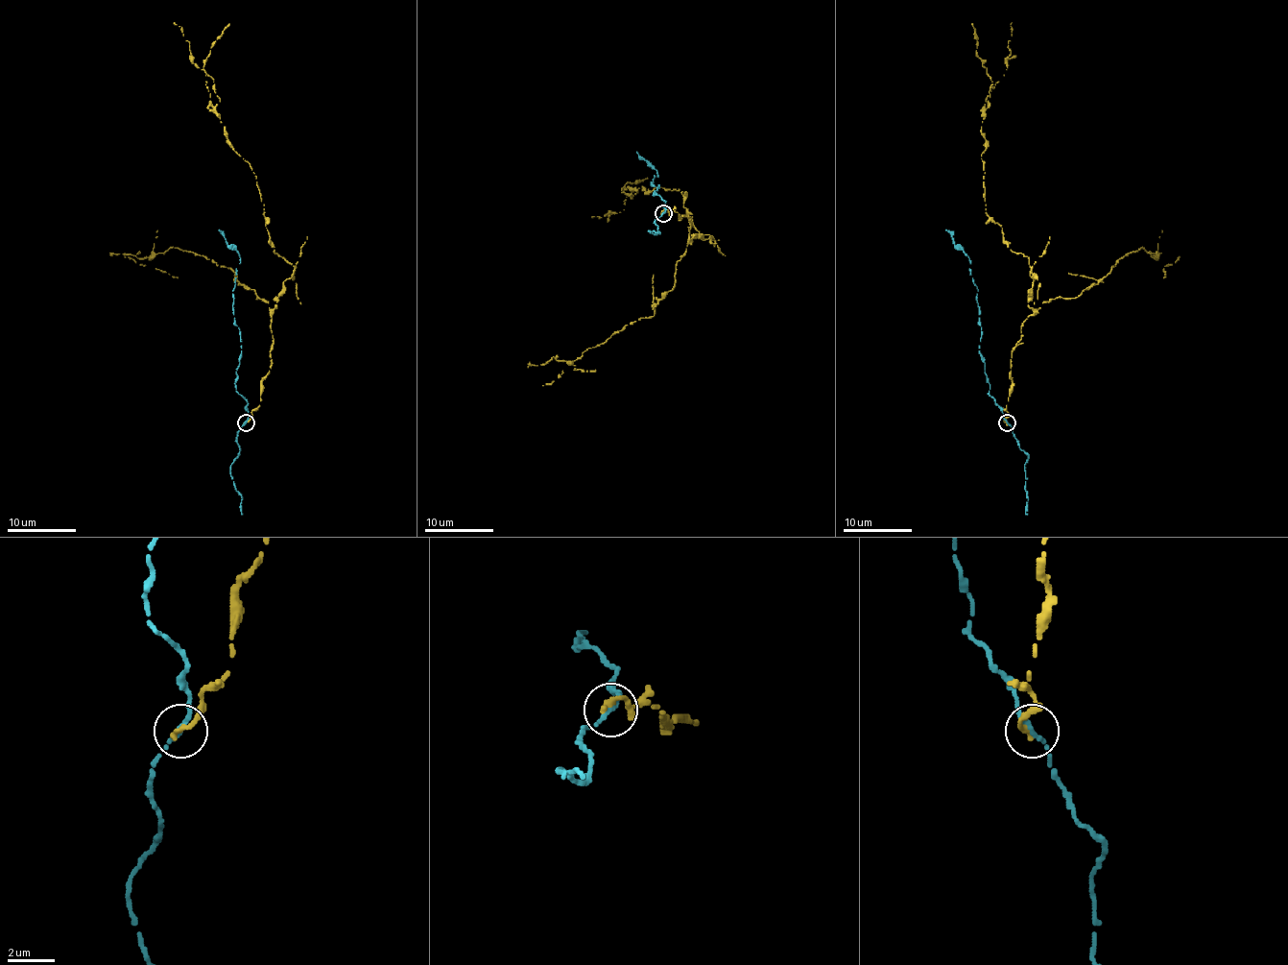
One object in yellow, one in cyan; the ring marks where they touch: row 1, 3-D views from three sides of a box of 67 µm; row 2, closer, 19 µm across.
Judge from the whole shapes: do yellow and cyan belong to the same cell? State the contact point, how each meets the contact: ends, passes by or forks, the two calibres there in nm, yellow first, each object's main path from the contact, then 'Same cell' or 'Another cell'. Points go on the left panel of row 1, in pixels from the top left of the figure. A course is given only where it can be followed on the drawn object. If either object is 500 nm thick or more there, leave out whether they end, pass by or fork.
Place: (246, 422). At the ring yellow ends. At the ring cyan ends. Thickness 300 nm (yellow) against 320 nm. Course of yellow: (246, 422), (272, 359), (272, 310), (295, 267), (274, 252), (256, 176), (234, 150), (206, 75), (173, 23). Course of cyan: (246, 422), (248, 404), (235, 390), (241, 331), (234, 319), (232, 290), (241, 258), (218, 229). Another cell

